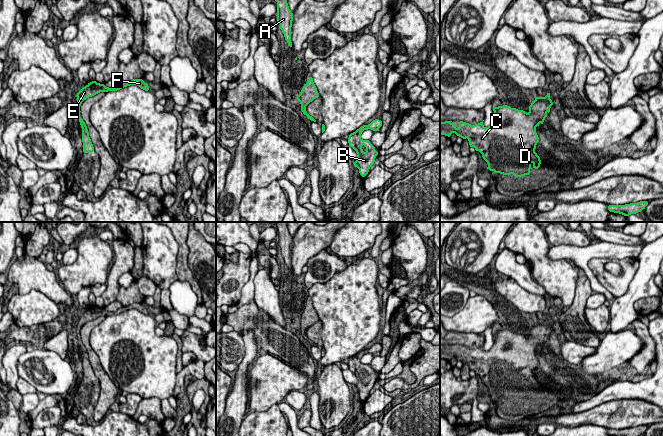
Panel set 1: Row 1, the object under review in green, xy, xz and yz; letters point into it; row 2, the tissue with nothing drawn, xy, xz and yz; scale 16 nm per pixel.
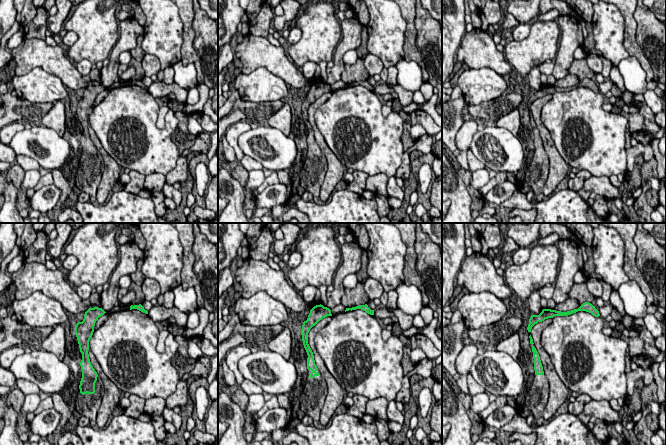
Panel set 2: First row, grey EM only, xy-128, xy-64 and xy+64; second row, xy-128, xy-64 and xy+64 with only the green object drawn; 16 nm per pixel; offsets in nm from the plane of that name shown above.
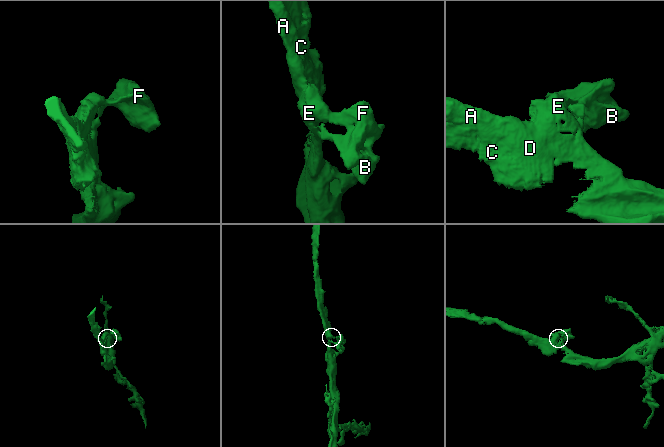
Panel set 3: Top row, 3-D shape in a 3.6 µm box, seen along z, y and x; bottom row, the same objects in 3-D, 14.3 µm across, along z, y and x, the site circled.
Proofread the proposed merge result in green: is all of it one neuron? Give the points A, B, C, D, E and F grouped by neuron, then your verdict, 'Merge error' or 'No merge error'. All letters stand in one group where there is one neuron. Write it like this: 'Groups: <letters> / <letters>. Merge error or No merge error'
Groups: A B C D E F. No merge error

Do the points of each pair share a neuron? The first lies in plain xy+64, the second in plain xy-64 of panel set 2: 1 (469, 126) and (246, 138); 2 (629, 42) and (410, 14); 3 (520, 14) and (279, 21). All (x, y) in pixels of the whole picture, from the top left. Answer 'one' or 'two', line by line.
1: two
2: one
3: one

